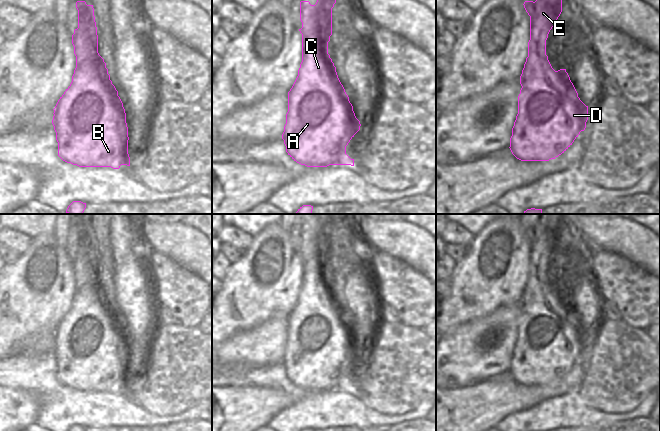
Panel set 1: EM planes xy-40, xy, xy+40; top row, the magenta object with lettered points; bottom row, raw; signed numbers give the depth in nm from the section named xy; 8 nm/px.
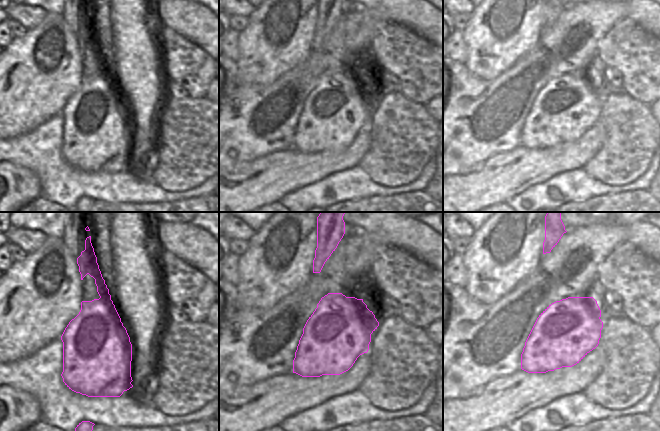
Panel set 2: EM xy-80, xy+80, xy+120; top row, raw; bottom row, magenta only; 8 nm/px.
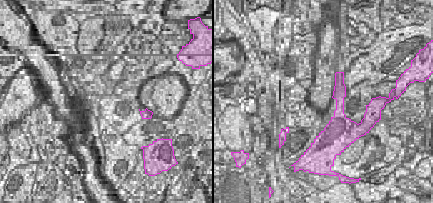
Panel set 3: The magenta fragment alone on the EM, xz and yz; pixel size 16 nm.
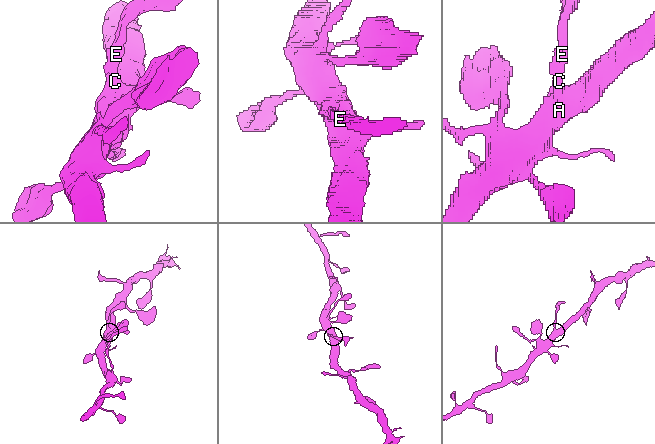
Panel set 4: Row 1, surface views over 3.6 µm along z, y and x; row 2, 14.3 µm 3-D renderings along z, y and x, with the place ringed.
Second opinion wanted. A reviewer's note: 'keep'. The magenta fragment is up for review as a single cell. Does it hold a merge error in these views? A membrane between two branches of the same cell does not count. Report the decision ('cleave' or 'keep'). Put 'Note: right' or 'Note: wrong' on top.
Note: wrong
cleave

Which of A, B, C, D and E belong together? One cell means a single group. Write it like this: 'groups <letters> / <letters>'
groups A B C D / E

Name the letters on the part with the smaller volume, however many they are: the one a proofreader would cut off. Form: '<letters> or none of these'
E

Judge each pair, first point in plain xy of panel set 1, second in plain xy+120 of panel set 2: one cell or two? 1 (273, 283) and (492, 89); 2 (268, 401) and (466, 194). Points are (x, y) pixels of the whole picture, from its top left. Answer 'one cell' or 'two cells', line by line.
1: two cells
2: one cell

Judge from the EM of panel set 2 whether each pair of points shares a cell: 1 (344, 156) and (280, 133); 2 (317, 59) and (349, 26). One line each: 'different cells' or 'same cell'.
1: different cells
2: same cell

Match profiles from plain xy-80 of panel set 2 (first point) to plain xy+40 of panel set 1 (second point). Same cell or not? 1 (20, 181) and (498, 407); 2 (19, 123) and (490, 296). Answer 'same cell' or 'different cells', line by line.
1: same cell
2: same cell

